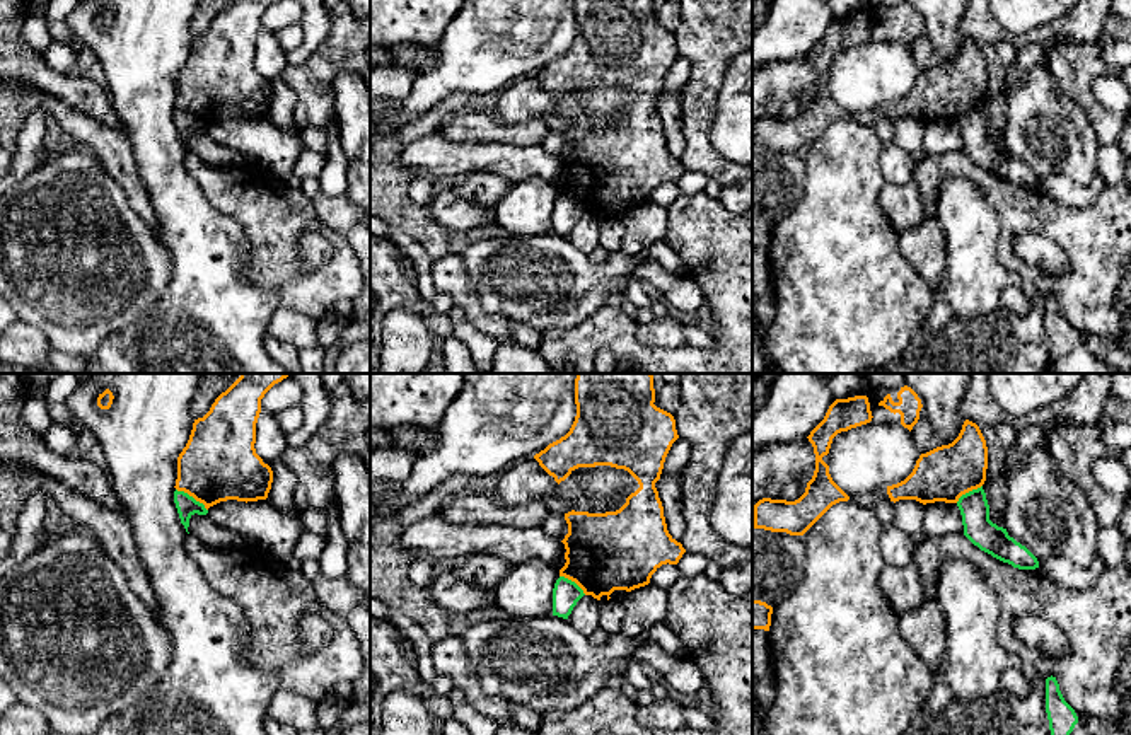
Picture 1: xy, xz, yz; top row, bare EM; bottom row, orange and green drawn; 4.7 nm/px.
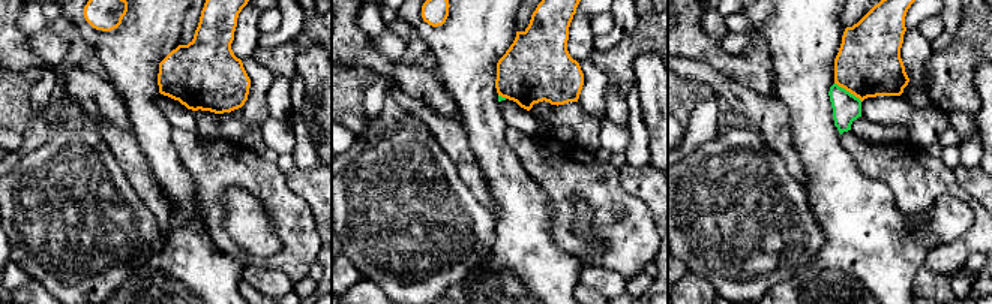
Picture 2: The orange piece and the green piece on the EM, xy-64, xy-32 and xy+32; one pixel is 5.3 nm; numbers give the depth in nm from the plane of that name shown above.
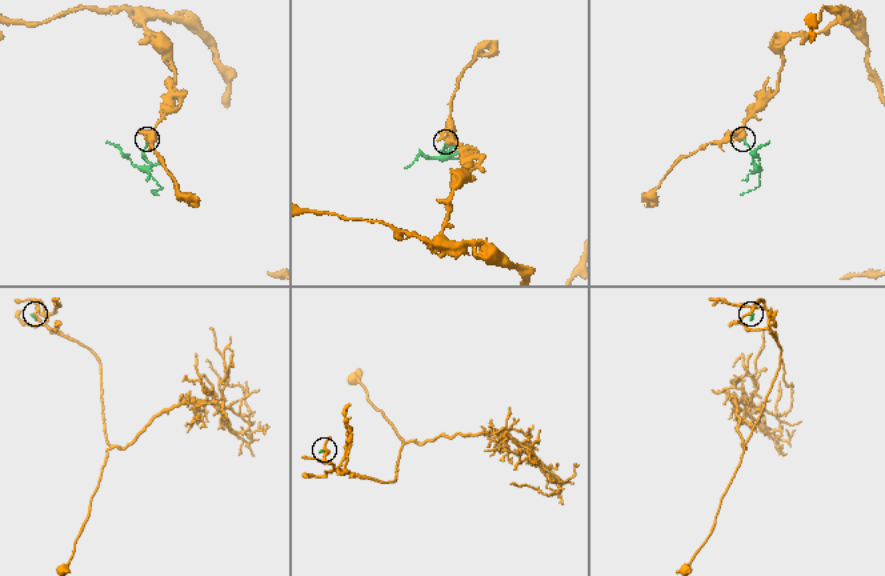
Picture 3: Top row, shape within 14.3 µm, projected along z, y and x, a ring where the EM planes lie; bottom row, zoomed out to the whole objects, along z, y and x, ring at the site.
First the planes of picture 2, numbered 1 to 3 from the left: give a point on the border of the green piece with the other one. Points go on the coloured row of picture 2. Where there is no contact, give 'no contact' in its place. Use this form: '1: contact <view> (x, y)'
1: no contact
2: contact xy-32 (503, 96)
3: contact xy+32 (848, 90)

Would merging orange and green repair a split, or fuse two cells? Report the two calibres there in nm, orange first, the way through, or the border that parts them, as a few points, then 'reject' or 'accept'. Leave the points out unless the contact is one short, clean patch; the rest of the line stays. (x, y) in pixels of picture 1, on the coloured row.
360 nm thick on the orange side, 100 nm on the other; border along xy (176, 488), (191, 495), (207, 510); reject

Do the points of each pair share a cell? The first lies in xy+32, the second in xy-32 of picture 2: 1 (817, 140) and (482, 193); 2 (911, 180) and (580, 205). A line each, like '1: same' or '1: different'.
1: different
2: different

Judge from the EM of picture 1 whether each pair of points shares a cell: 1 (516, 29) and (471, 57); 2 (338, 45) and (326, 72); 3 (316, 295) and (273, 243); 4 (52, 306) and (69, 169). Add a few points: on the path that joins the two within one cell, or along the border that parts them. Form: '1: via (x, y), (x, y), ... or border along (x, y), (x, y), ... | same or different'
1: via (505, 29), (497, 31), (481, 46) | same
2: via (338, 52), (326, 65) | same
3: via (302, 283), (275, 256) | same
4: via (67, 272), (69, 203) | same

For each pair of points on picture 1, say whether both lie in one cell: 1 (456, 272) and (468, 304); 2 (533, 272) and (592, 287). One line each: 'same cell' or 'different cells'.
1: same cell
2: same cell

